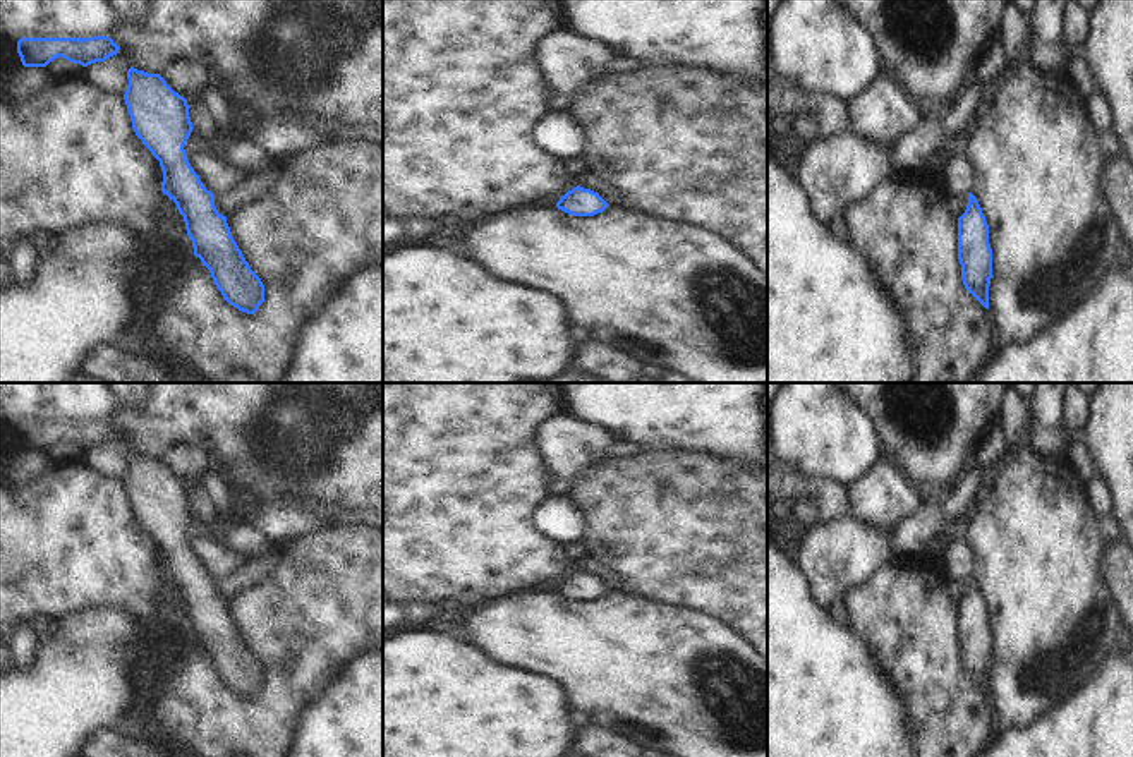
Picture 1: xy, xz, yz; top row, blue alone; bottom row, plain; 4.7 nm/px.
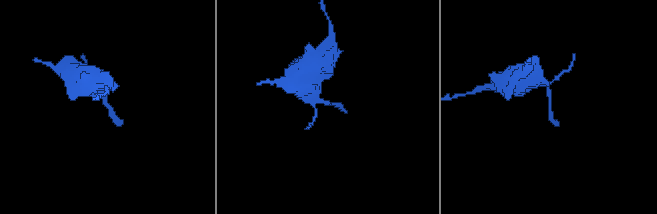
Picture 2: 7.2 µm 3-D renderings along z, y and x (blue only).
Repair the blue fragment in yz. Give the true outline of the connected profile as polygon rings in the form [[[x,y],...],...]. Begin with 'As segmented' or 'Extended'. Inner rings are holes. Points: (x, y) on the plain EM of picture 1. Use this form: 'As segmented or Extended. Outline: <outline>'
As segmented. Outline: [[[972,577],[968,578],[965,597],[958,603],[958,644],[965,673],[989,693],[989,669],[992,663],[989,609]]]

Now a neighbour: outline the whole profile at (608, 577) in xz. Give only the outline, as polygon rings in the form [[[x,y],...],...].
[[[584,558],[584,560],[573,561],[572,565],[584,573],[591,573],[597,577],[609,590],[623,589],[623,578],[616,572],[603,566],[596,560]]]

